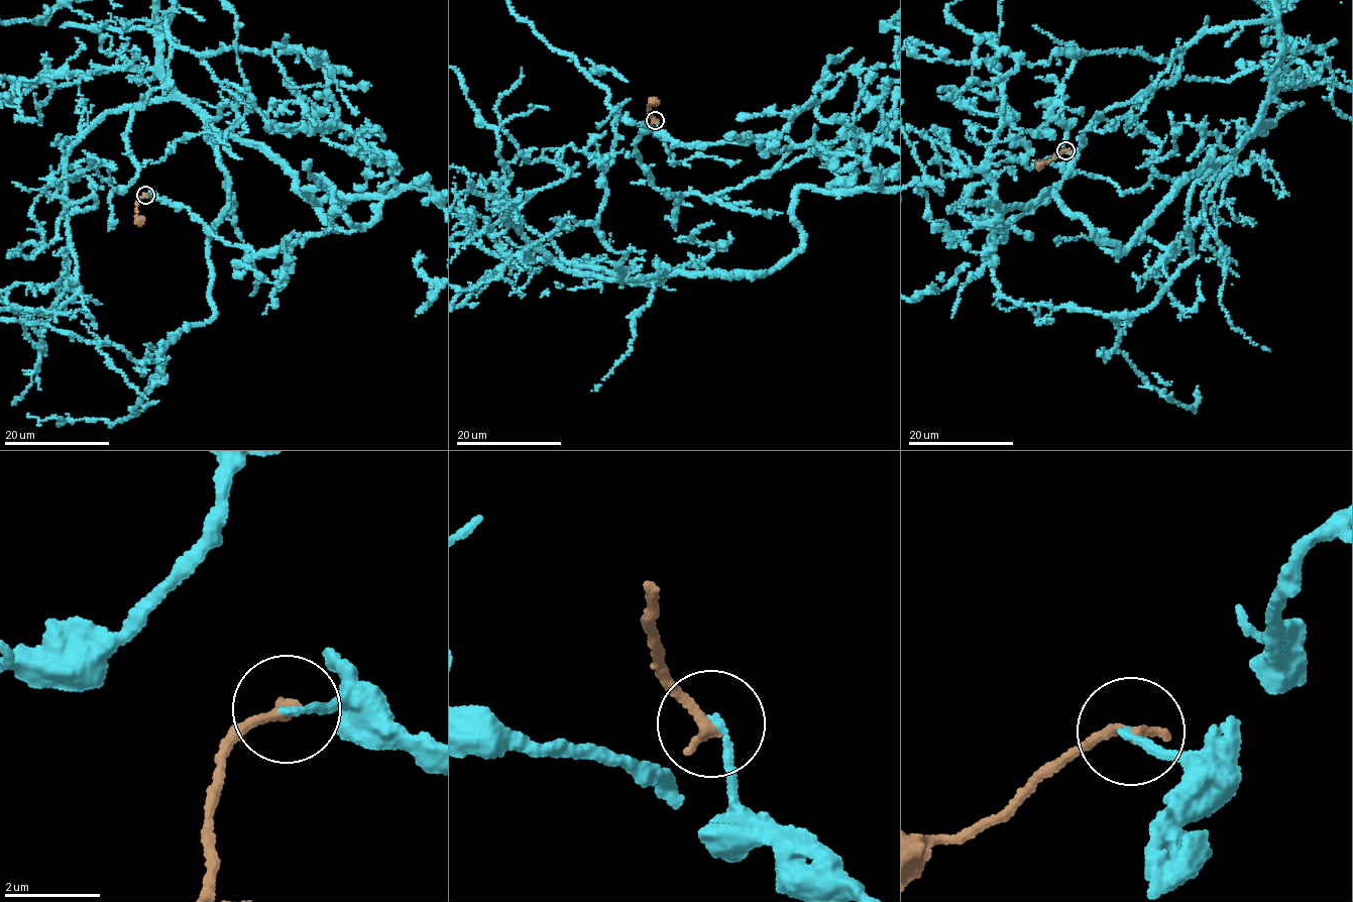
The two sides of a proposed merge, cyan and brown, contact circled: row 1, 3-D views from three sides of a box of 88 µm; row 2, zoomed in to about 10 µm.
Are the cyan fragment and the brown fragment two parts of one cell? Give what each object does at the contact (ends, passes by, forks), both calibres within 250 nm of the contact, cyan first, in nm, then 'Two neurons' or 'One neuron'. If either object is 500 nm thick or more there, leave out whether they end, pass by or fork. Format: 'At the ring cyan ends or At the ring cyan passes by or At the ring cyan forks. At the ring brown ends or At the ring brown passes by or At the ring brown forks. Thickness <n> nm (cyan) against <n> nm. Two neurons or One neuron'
At the ring cyan ends. At the ring brown ends. Thickness 160 nm (cyan) against 280 nm. Two neurons

